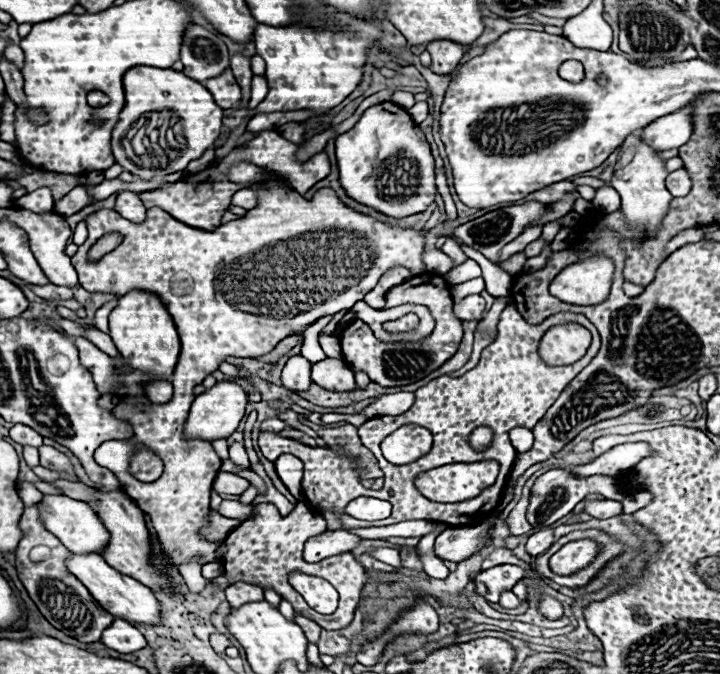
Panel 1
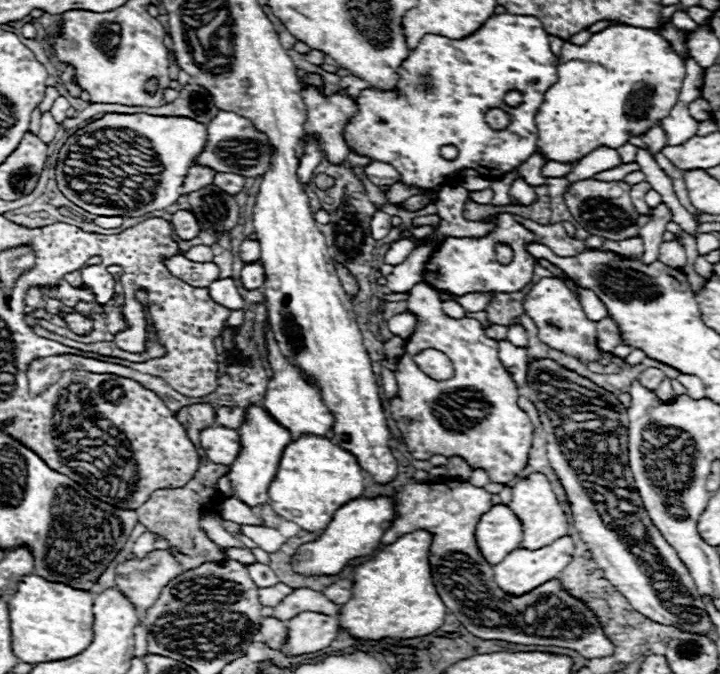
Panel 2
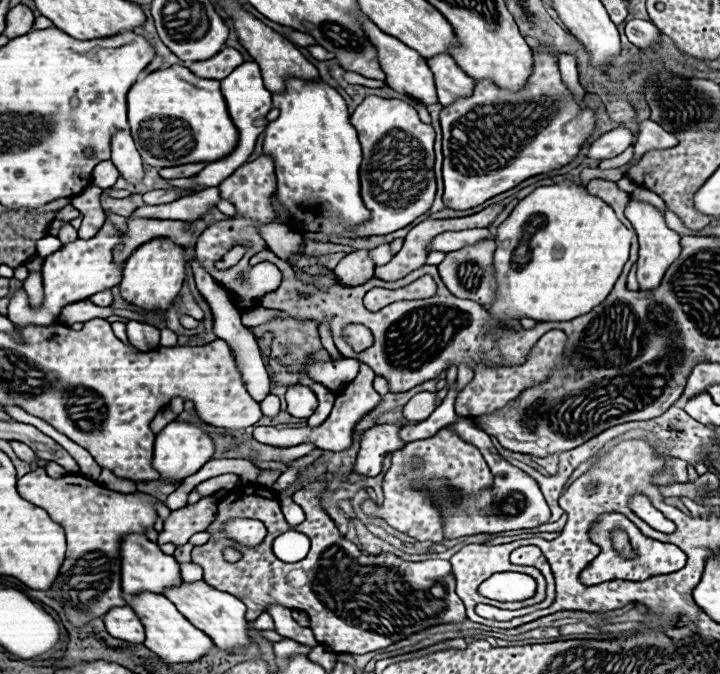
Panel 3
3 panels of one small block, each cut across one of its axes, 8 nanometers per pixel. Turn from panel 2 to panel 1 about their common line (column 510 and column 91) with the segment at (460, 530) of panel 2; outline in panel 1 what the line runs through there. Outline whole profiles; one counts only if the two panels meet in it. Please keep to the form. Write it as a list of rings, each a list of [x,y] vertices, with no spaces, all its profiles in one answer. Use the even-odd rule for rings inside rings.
[[[36,504],[26,508],[22,518],[20,518],[20,530],[22,530],[22,538],[18,544],[16,554],[16,570],[18,570],[18,578],[24,584],[28,596],[34,600],[34,604],[38,606],[38,610],[42,612],[42,616],[58,630],[62,630],[64,634],[80,640],[80,642],[98,642],[102,630],[106,630],[106,626],[110,626],[110,622],[114,620],[112,614],[106,614],[106,610],[102,610],[102,606],[98,606],[98,602],[94,602],[94,598],[90,596],[90,592],[66,570],[64,560],[68,558],[68,550],[62,546],[62,542],[52,536],[40,522],[40,514]],[[36,546],[48,546],[50,548],[50,556],[46,560],[40,562],[32,562],[30,560],[30,550]]]

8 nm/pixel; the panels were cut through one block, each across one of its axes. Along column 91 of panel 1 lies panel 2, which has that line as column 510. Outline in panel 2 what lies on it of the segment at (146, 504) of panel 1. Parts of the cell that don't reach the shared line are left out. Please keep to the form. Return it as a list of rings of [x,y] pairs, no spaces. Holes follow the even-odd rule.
[[[512,214],[496,216],[498,226],[492,234],[484,238],[446,238],[440,248],[432,254],[432,258],[424,266],[424,282],[438,292],[446,294],[472,294],[472,292],[516,292],[522,290],[534,270],[534,256],[526,252],[526,242],[534,240],[532,232],[522,224],[514,222]],[[494,244],[508,244],[514,250],[514,258],[510,264],[498,264],[494,260]]]

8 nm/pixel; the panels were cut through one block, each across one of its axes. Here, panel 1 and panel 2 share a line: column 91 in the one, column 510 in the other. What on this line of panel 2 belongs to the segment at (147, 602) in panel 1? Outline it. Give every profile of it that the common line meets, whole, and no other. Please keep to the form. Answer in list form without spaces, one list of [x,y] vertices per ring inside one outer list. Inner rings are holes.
[[[562,536],[556,542],[538,548],[538,550],[524,550],[518,548],[514,552],[510,552],[500,564],[494,564],[494,580],[498,582],[498,586],[508,592],[508,594],[524,594],[530,592],[532,588],[556,578],[560,574],[560,570],[564,570],[564,566],[568,566],[568,562],[572,562],[572,554],[574,554],[574,540],[570,536]]]

